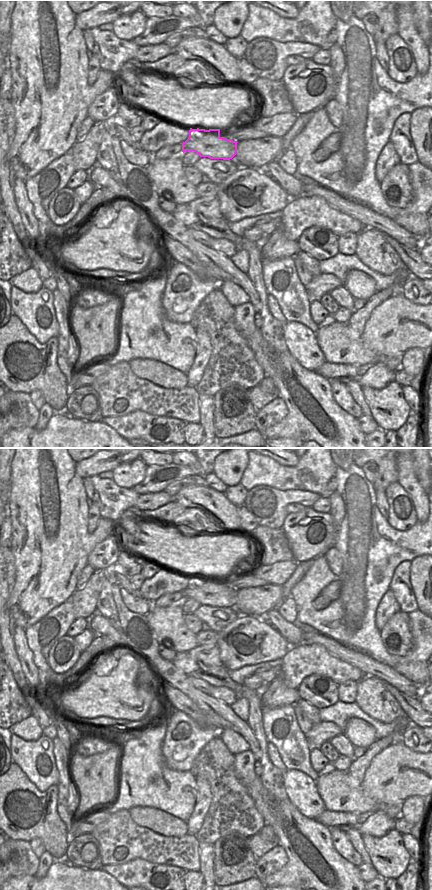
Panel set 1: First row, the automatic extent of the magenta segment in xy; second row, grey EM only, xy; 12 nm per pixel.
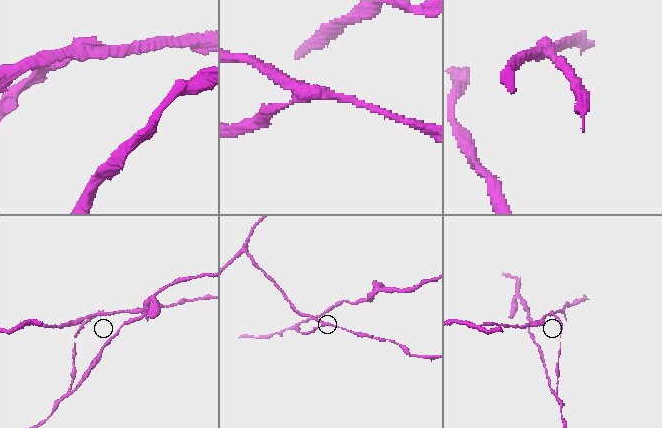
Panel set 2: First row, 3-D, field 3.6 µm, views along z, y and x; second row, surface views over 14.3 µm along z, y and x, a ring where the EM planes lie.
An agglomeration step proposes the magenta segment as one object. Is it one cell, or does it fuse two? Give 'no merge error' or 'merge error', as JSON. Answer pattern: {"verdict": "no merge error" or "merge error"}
{"verdict": "merge error"}

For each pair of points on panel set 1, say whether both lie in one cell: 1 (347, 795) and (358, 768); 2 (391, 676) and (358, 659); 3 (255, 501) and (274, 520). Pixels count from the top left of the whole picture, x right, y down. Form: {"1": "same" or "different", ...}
{"1": "different", "2": "same", "3": "same"}

